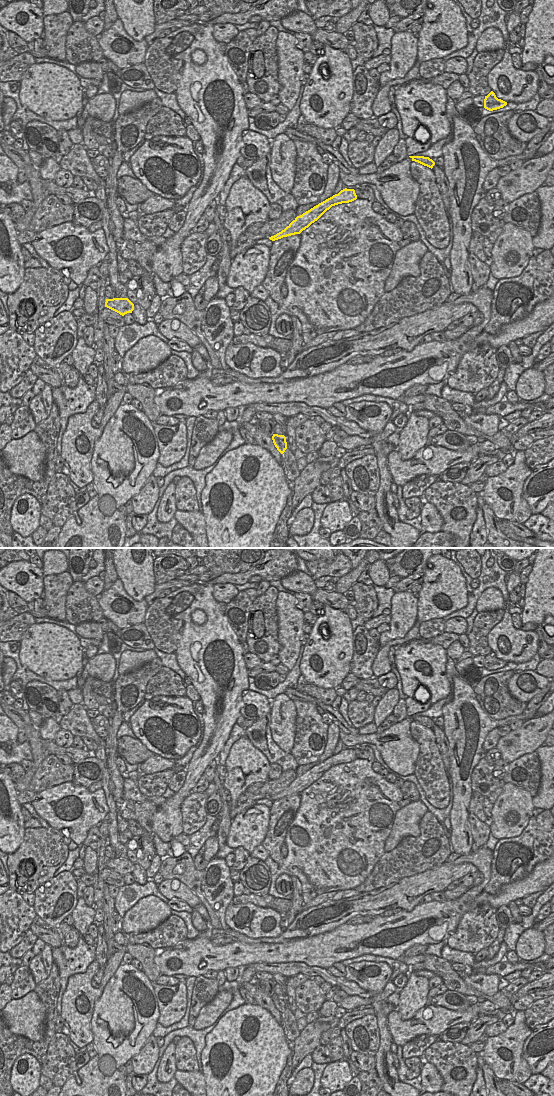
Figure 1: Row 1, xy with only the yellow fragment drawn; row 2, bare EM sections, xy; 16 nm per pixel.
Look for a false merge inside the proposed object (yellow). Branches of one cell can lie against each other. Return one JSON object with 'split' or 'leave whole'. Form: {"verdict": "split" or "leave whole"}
{"verdict": "leave whole"}

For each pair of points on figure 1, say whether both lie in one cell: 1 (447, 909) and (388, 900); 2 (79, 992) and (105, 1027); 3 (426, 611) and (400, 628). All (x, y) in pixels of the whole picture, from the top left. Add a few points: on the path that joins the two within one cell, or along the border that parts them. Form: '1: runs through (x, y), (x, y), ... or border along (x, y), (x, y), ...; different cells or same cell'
1: border along (419, 904), (409, 911), (402, 909); different cells
2: border along (103, 989), (94, 1005), (91, 1019), (93, 1034); different cells
3: border along (418, 599), (417, 619), (403, 637); different cells

